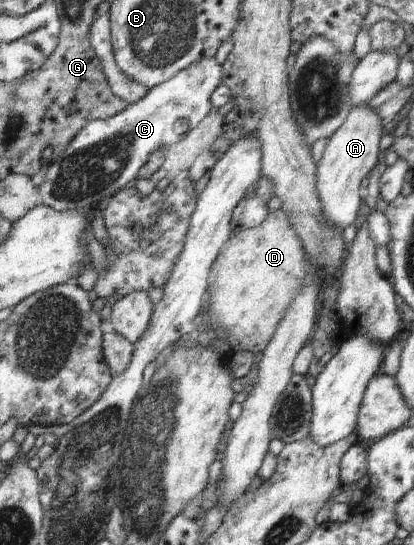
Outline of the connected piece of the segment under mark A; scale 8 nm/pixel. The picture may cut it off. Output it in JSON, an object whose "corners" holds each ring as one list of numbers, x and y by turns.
{"corners":[[368,102,353,106,347,109,346,120,341,124,335,133,326,141,323,157,317,166,316,188,318,196,322,203,322,212,334,228,344,230,345,227,351,225,357,217,357,211,364,209,364,190,362,189,361,180,377,165,379,158,379,141,383,126,382,117,370,108]]}

